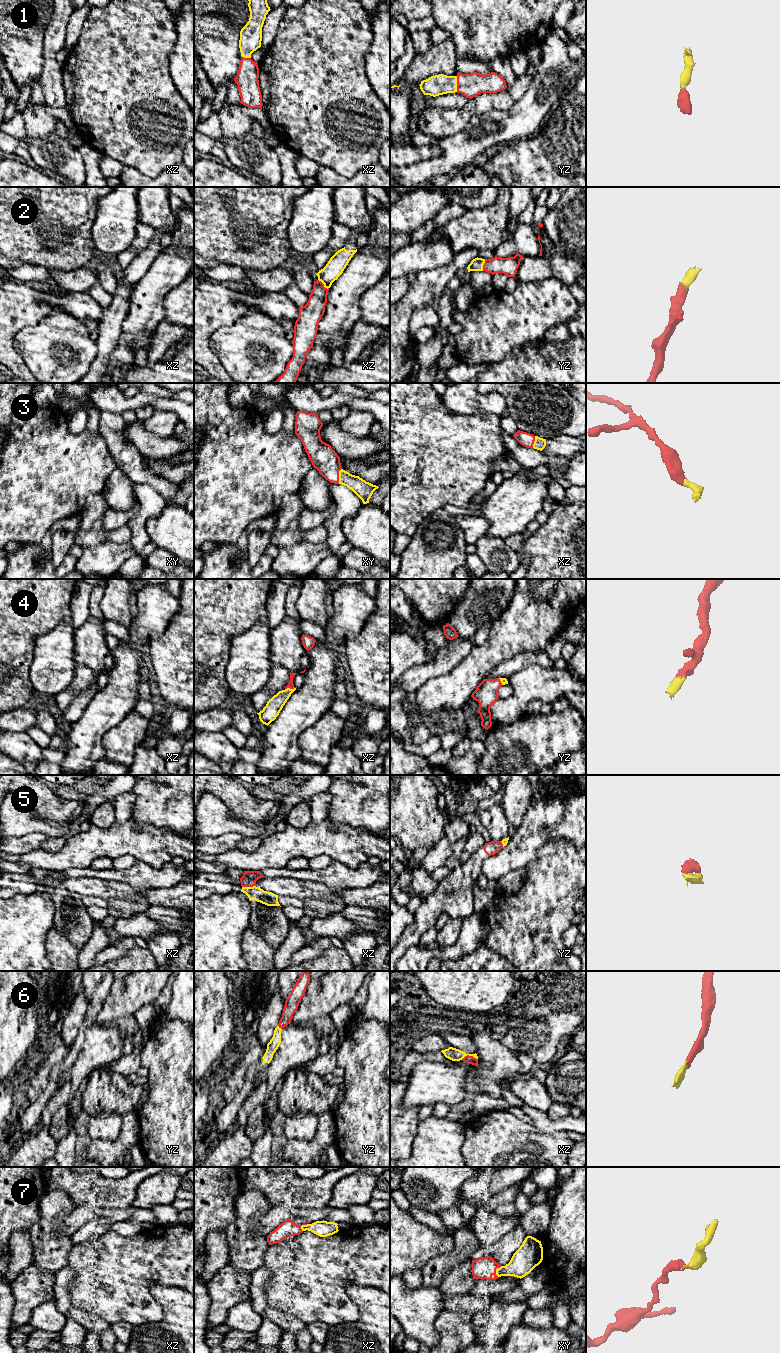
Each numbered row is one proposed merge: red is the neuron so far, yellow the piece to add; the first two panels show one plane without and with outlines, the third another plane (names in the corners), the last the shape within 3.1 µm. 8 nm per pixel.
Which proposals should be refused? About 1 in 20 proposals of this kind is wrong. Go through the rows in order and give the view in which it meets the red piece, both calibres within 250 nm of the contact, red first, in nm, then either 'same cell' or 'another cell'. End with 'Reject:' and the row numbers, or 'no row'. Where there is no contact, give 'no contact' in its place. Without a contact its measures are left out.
1: meets red in yz; 190 nm thick on the red side, 160 nm on the other; same cell
2: meets red in xz; 170 nm thick on the red side, 150 nm on the other; same cell
3: meets red in xy; 200 nm thick on the red side, 140 nm on the other; same cell
4: meets red in xz; 50 nm thick on the red side, 130 nm on the other; same cell
5: meets red in xz; 120 nm thick on the red side, 110 nm on the other; same cell
6: meets red in xz; 60 nm thick on the red side, 100 nm on the other; same cell
7: meets red in xy; 180 nm thick on the red side, 200 nm on the other; same cell
Reject: no row

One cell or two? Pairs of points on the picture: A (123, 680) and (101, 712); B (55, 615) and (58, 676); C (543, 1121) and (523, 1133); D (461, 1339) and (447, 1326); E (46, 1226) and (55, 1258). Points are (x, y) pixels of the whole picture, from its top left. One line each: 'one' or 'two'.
A: one
B: two
C: two
D: one
E: one

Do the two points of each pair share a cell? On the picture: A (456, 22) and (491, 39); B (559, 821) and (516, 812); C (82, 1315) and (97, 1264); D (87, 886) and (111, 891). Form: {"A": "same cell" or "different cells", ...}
{"A": "same cell", "B": "different cells", "C": "different cells", "D": "same cell"}

